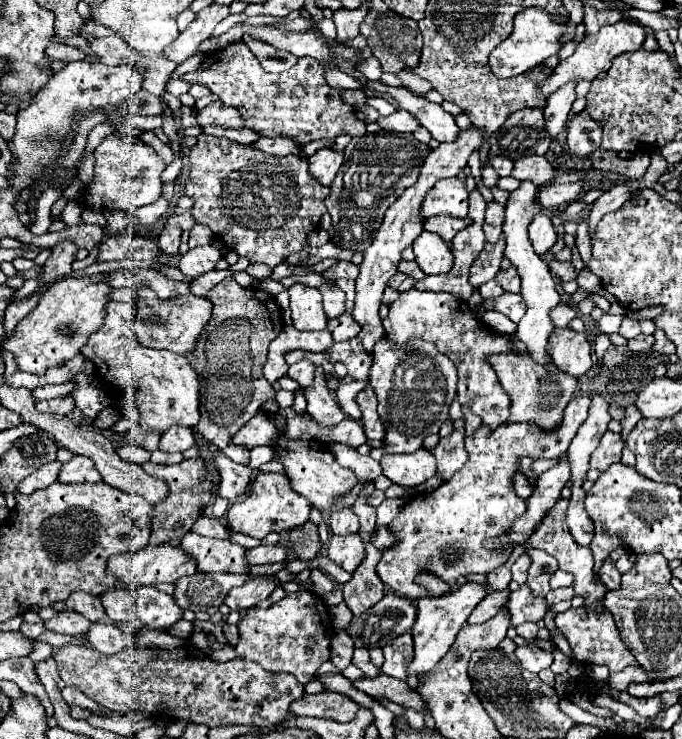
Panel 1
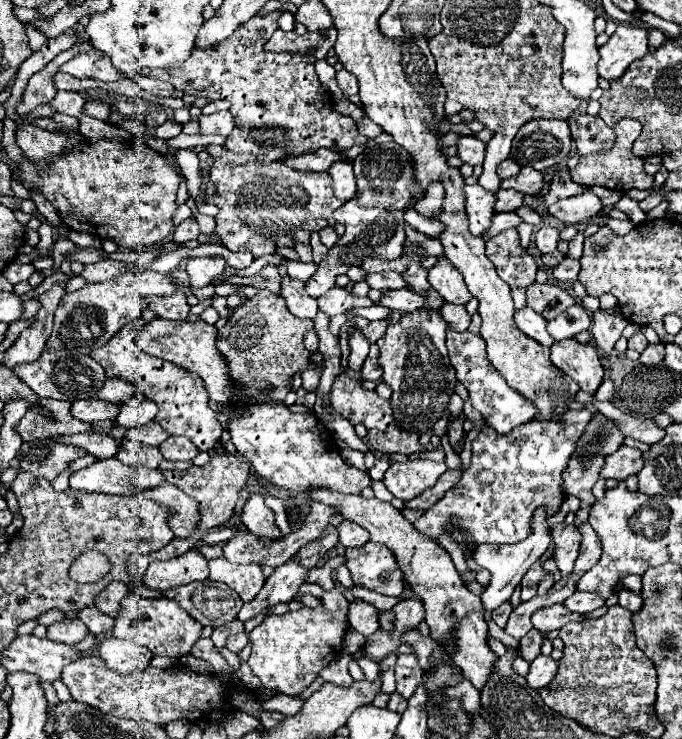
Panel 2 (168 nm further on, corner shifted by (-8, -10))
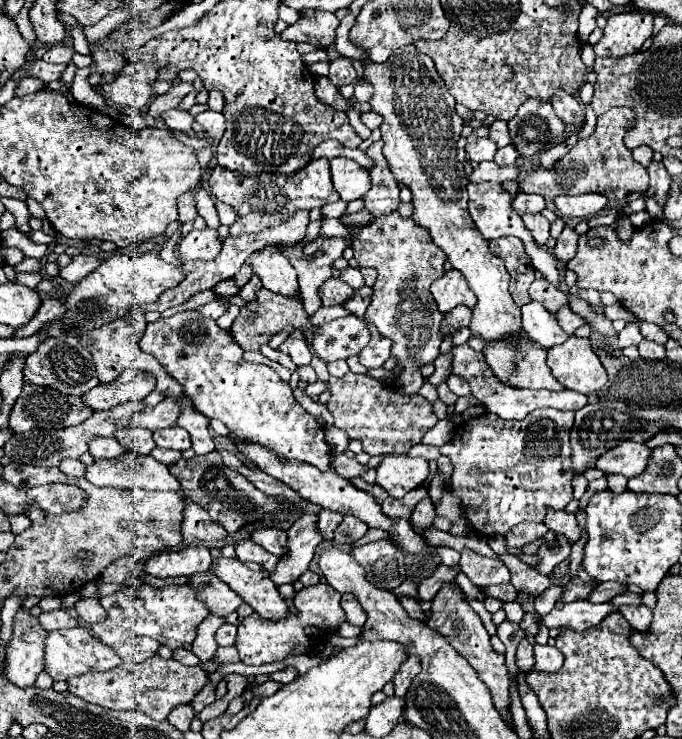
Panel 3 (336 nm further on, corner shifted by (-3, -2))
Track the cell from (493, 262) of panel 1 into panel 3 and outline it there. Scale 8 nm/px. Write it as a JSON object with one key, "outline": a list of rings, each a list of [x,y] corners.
{"outline":[[[457,306],[445,314],[439,332],[443,338],[447,338],[447,336],[453,336],[459,328],[467,326],[469,322],[471,322],[471,310],[467,306]]]}

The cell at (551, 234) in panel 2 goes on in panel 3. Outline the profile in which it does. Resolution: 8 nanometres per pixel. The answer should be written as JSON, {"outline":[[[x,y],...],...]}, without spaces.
{"outline":[[[523,214],[523,222],[531,230],[535,242],[543,246],[549,238],[549,220],[543,214]]]}

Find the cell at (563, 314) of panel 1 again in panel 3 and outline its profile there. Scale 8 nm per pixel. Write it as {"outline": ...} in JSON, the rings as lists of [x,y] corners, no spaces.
{"outline":[[[563,306],[563,308],[557,312],[557,320],[559,320],[559,326],[561,326],[567,334],[573,334],[579,326],[585,324],[585,320],[579,318],[575,312],[571,312],[569,306]]]}

